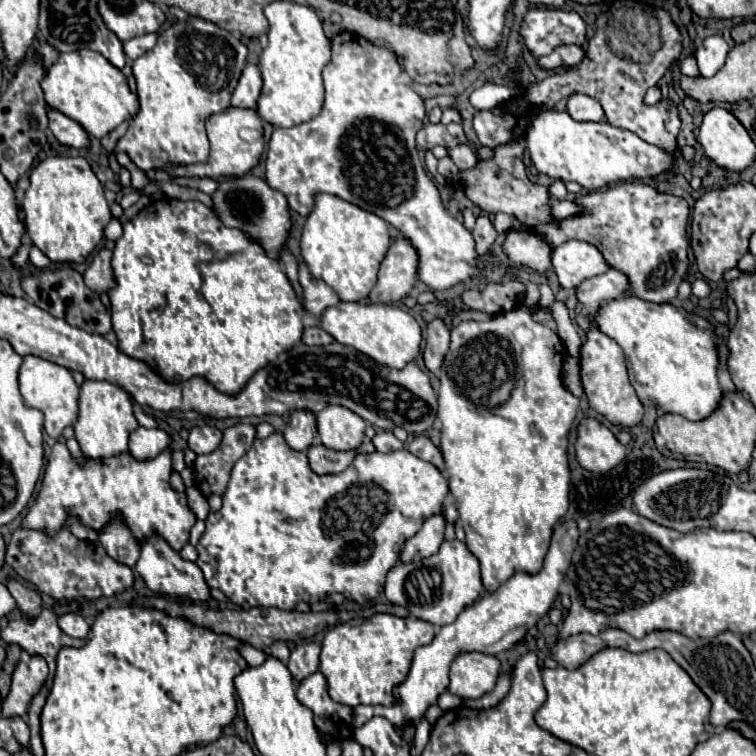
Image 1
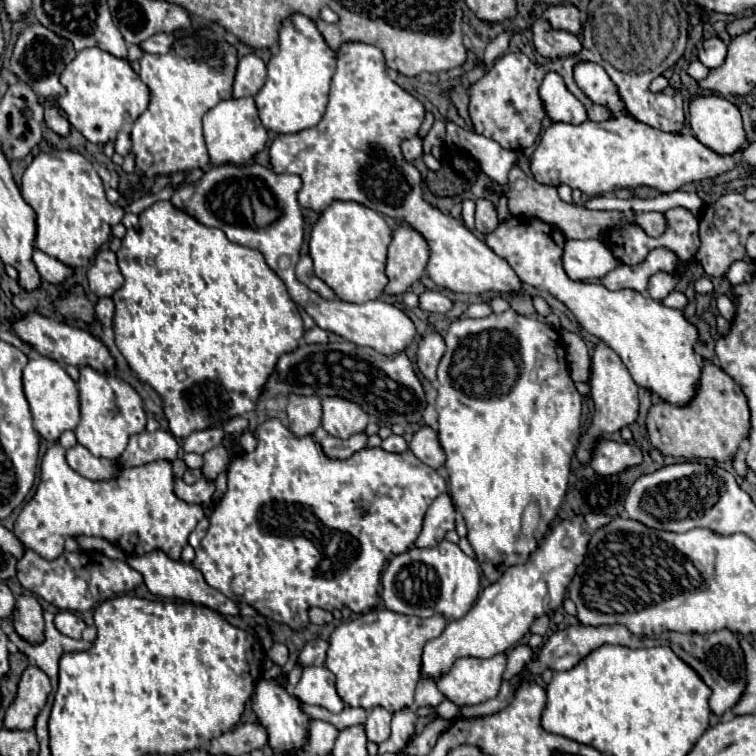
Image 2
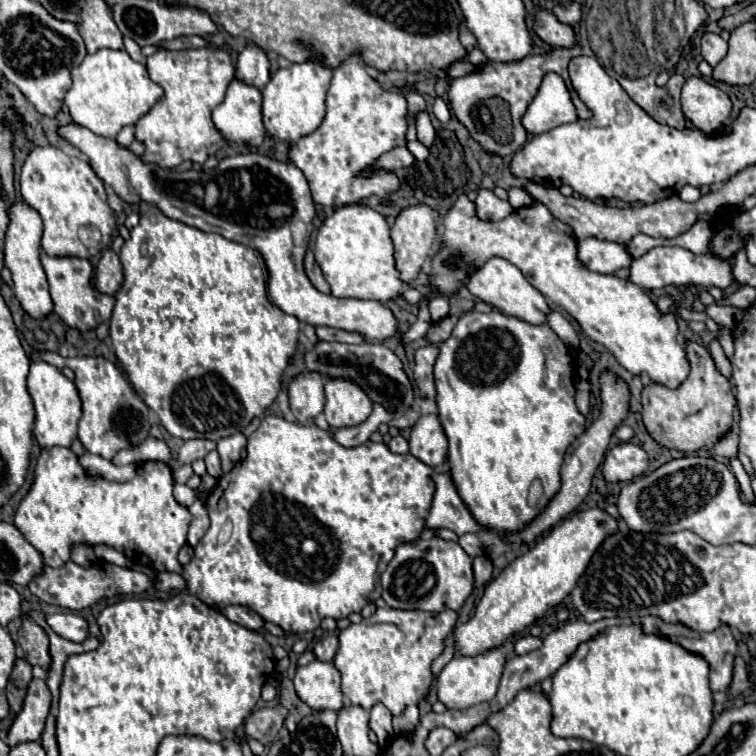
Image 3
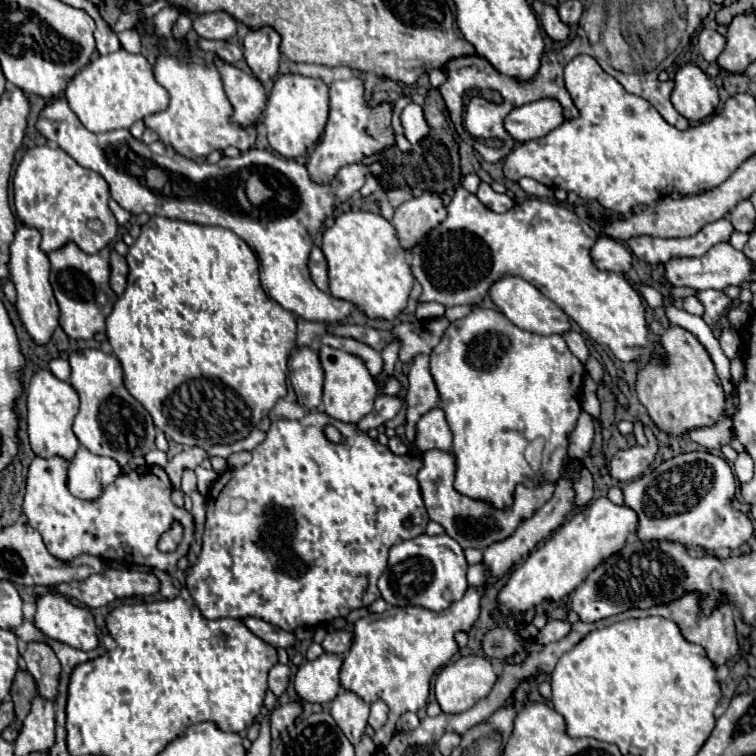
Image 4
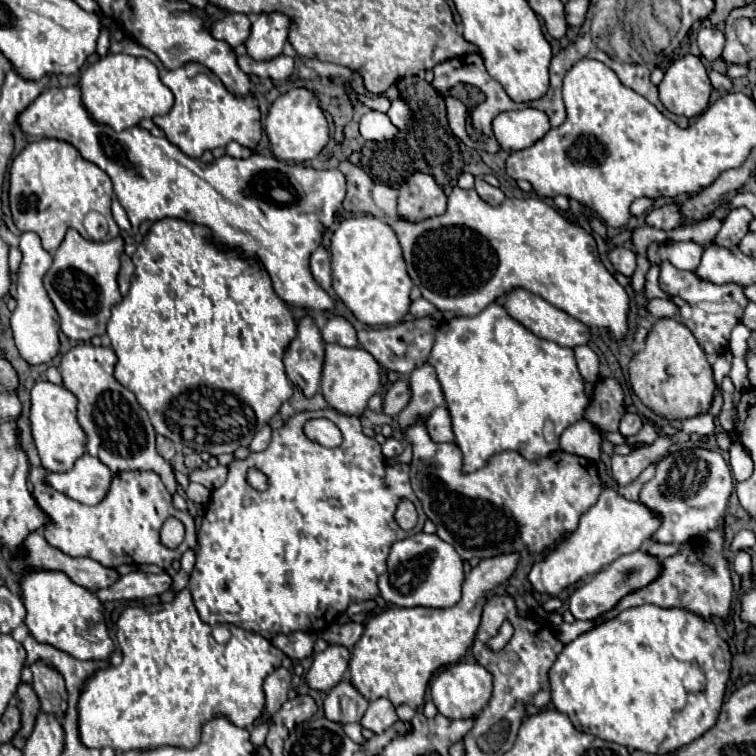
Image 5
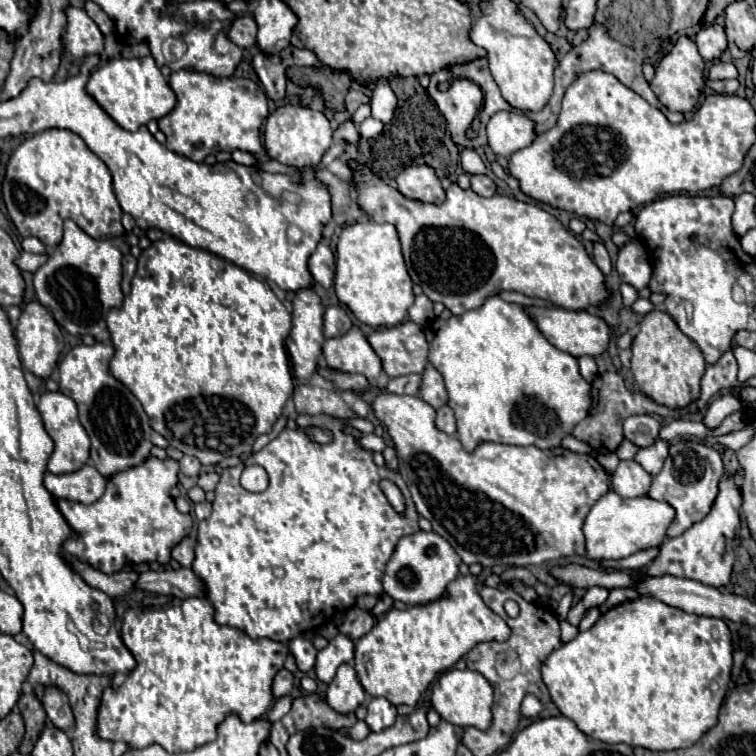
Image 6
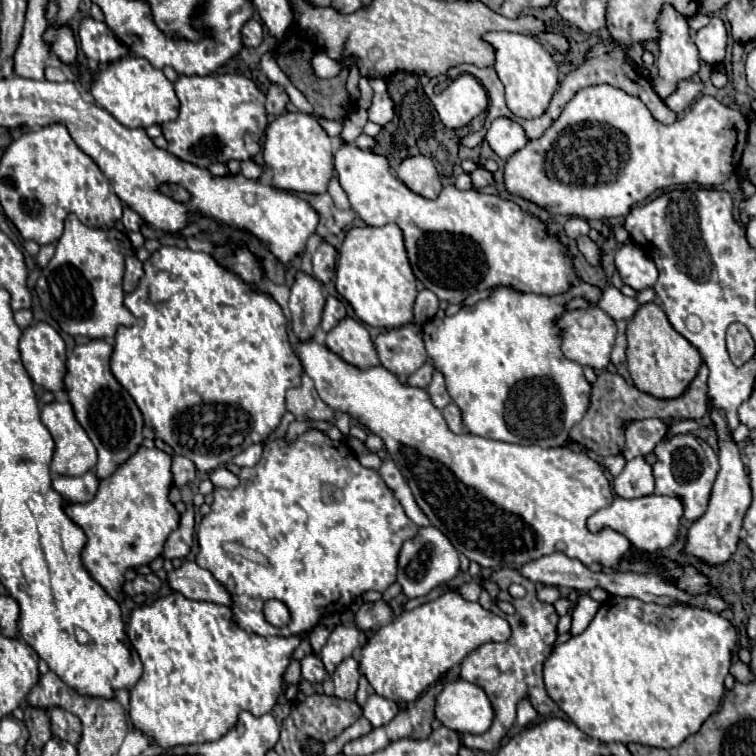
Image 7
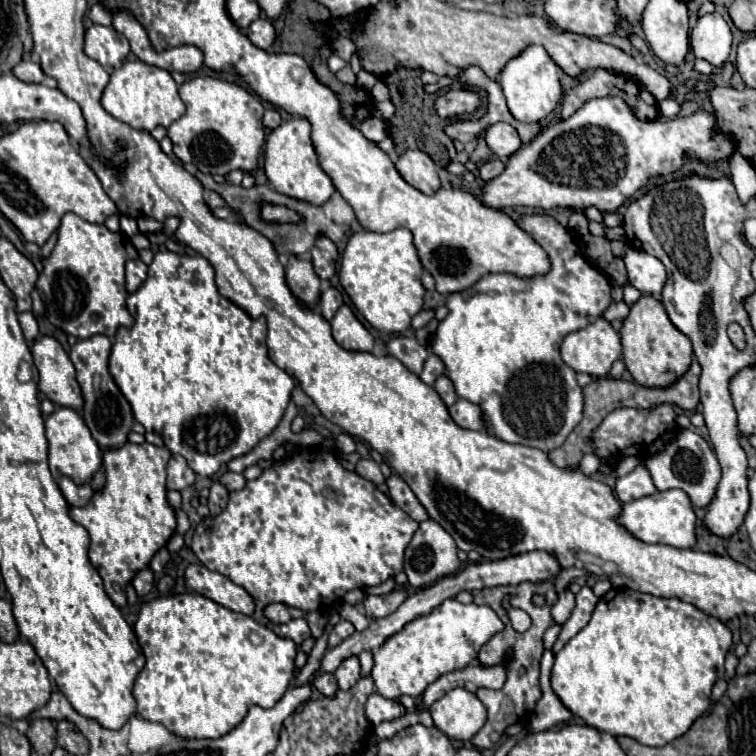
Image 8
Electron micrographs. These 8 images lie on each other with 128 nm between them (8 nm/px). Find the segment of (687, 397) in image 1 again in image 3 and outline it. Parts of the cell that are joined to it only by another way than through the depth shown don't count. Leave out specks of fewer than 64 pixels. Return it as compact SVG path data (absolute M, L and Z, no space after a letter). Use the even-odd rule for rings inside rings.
M460 196L444 218L444 226L446 230L438 238L430 276L432 286L440 292L454 294L466 282L466 274L472 274L490 256L502 256L520 268L528 282L552 304L562 306L582 326L584 334L604 344L634 376L648 374L652 382L672 390L688 378L690 364L676 316L672 312L662 314L650 296L630 280L602 276L582 268L576 258L572 228L556 220L546 206L534 204L514 210L500 222L482 222L476 218L474 202Z

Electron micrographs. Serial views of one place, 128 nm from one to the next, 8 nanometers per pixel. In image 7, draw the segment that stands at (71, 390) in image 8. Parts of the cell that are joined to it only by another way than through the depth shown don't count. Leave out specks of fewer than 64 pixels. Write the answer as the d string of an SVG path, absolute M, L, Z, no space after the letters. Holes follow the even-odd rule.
M32 322L20 338L22 364L28 376L50 392L64 390L66 344L62 336L46 322Z

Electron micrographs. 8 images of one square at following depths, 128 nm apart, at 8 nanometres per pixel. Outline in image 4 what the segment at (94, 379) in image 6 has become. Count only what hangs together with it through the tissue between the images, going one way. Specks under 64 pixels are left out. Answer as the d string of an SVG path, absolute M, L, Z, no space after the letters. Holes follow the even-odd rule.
M94 348L74 352L68 360L72 366L70 384L78 392L80 400L78 416L74 420L74 434L82 446L86 446L92 454L118 460L120 466L126 466L132 456L144 456L156 448L152 416L124 388L120 362L114 356Z

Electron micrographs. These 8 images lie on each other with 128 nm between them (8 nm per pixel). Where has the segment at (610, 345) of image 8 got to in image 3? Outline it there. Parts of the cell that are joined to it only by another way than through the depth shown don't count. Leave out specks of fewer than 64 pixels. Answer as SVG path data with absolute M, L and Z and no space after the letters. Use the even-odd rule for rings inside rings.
M492 256L486 260L486 264L482 268L478 268L476 272L472 272L466 280L466 288L480 300L496 306L498 310L516 316L520 320L528 320L530 324L544 324L546 322L546 314L550 312L550 306L546 302L546 298L524 278L524 274L510 264L508 260L500 258L500 256Z

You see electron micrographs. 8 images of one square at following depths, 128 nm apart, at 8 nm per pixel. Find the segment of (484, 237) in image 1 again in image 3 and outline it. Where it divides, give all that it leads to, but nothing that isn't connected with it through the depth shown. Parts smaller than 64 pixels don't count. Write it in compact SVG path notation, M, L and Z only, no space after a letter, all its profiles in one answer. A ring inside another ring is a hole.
M478 190L476 196L476 214L484 222L498 222L514 212L510 202L500 200L492 190Z

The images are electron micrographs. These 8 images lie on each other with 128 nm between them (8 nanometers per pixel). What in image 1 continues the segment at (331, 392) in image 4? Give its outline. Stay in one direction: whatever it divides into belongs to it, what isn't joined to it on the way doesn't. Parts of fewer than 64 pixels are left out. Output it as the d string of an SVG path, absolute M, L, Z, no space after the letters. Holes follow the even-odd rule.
M332 404L332 408L324 408L316 414L316 426L318 438L326 448L348 452L360 446L366 422L352 410Z

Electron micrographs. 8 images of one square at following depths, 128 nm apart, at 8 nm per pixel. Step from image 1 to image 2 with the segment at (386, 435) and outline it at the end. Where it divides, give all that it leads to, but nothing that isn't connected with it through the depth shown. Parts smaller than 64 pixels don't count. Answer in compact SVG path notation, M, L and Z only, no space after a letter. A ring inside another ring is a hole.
M390 434L386 440L382 440L382 448L388 450L388 452L406 452L408 444L406 444L406 440L402 436Z

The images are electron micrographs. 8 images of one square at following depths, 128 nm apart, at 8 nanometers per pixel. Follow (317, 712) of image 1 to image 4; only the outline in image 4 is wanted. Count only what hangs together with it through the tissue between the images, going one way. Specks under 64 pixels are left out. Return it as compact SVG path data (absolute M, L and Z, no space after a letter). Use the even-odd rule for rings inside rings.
M322 654L298 668L294 676L294 690L306 702L328 704L340 692L338 672L340 658L334 654Z

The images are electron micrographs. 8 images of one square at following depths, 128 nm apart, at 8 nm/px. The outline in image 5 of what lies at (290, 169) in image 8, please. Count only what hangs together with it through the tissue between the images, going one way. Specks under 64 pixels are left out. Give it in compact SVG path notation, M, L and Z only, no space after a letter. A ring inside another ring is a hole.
M292 88L278 96L268 110L264 130L272 144L272 154L284 162L304 162L314 158L328 142L328 122L320 108L318 96L308 88Z

